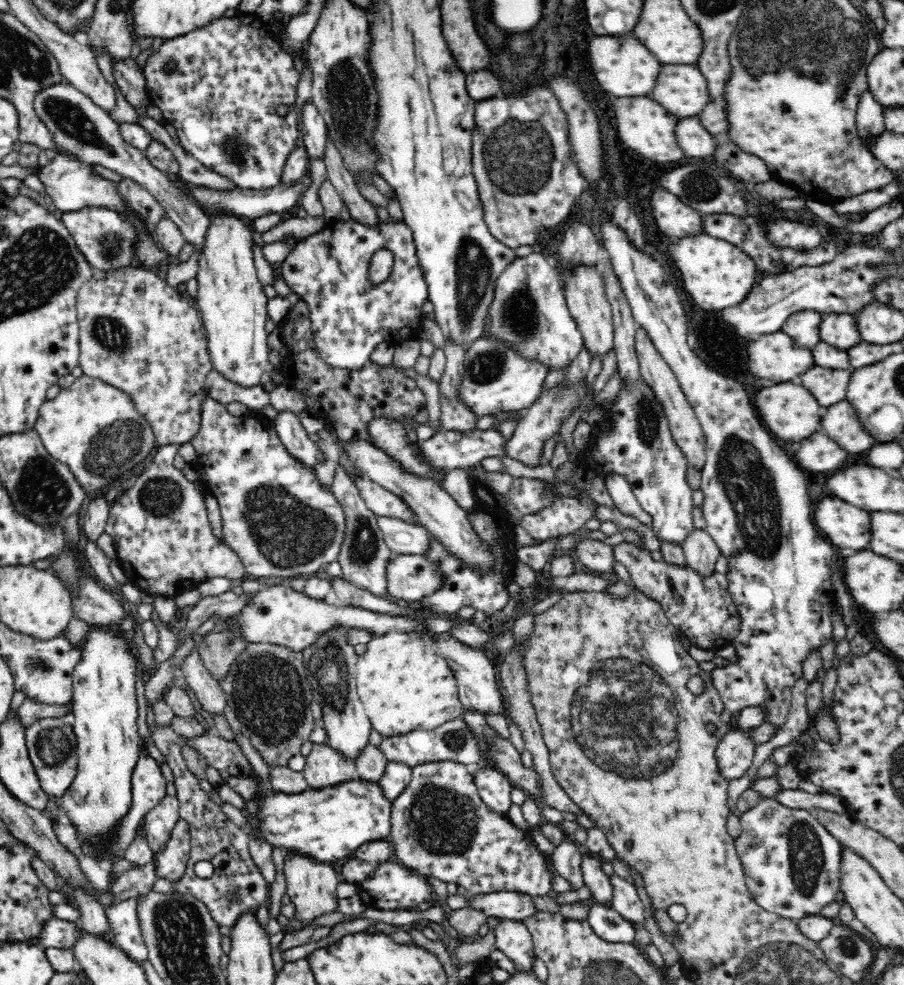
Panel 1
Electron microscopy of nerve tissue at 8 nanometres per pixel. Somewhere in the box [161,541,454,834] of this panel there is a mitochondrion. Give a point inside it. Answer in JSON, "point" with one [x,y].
{"point":[263,687]}

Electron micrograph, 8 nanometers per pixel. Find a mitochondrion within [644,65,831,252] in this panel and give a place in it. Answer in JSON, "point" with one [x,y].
{"point":[703,188]}

